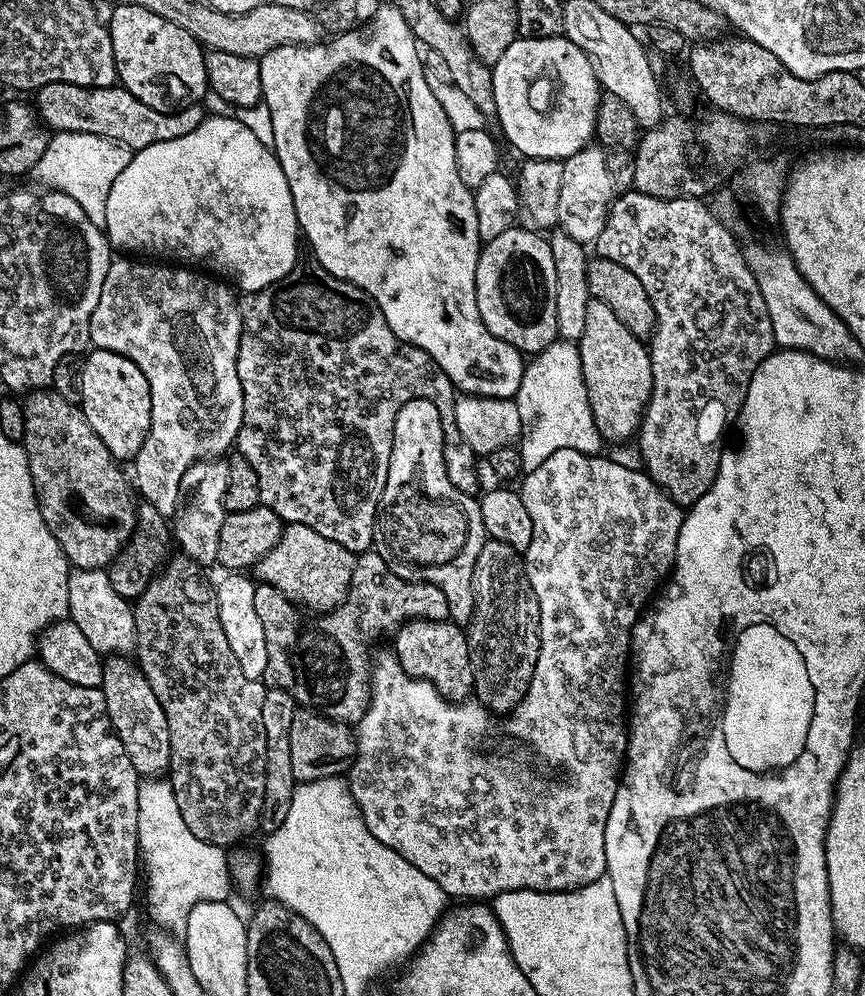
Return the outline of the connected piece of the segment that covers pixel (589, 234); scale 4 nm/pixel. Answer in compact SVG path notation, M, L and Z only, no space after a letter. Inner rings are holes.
M585 146L578 152L578 158L567 157L563 161L564 169L560 172L558 187L558 214L556 222L559 231L567 234L583 246L591 245L598 239L604 229L606 209L610 204L608 191L613 191L613 184L607 174L607 155L600 146ZM588 172L588 174L586 174Z

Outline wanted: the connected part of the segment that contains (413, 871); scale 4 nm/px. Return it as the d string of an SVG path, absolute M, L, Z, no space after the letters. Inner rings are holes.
M323 776L317 780L305 780L297 783L294 798L290 802L290 811L286 813L282 826L278 826L278 830L267 833L265 840L268 841L264 844L264 852L262 851L262 888L268 891L267 895L271 899L277 900L279 904L285 904L290 910L294 910L299 916L306 918L306 922L310 922L310 926L314 926L314 930L318 930L318 934L322 934L326 946L330 946L330 954L334 954L334 962L340 967L341 973L369 972L370 975L376 976L380 971L384 972L387 968L394 967L395 964L403 965L431 937L432 929L436 927L437 920L445 911L446 897L444 891L438 886L438 882L429 880L426 874L422 874L418 870L418 866L406 862L406 858L402 858L402 854L390 850L390 846L378 842L373 836L369 836L367 831L362 830L360 812L355 804L351 802L343 804L340 801L347 801L349 796L347 779L340 776Z

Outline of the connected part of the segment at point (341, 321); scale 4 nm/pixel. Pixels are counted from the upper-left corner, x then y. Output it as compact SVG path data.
M309 262L309 264L301 263L299 266L293 268L290 274L286 274L276 284L271 284L268 288L264 288L260 292L251 293L247 297L248 304L244 304L240 308L240 316L244 319L244 329L240 332L240 341L238 341L238 358L236 365L238 366L238 378L240 385L244 391L244 420L240 424L240 429L236 435L235 447L238 449L239 455L246 458L246 462L250 462L250 466L254 466L254 474L258 474L258 486L260 487L260 504L265 508L274 510L274 514L278 514L281 521L290 524L305 524L327 540L338 542L342 546L346 546L346 550L354 553L361 553L369 551L373 547L372 535L374 534L374 526L376 525L376 513L380 508L380 496L384 493L384 484L388 481L388 459L392 453L392 421L394 414L406 402L411 400L423 400L425 398L433 400L440 411L440 420L444 423L445 429L452 430L456 427L456 401L458 399L457 389L452 387L450 378L440 369L438 362L434 362L430 358L428 352L423 352L420 348L415 348L412 344L405 344L395 334L394 330L390 330L390 326L386 322L386 318L380 312L380 306L372 303L359 288L355 288L353 284L348 284L344 280L339 280L330 275L321 264Z

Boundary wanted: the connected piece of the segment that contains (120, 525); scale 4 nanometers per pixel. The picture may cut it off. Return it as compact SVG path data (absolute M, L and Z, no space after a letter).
M37 390L23 401L23 405L22 447L30 466L30 478L36 491L36 505L40 507L50 534L54 534L58 546L62 546L64 557L73 569L107 569L136 529L138 500L129 477L128 480L124 477L124 472L120 469L123 467L116 457L110 454L110 450L106 450L102 440L88 425L83 411L75 403L63 400L58 393L51 390Z

